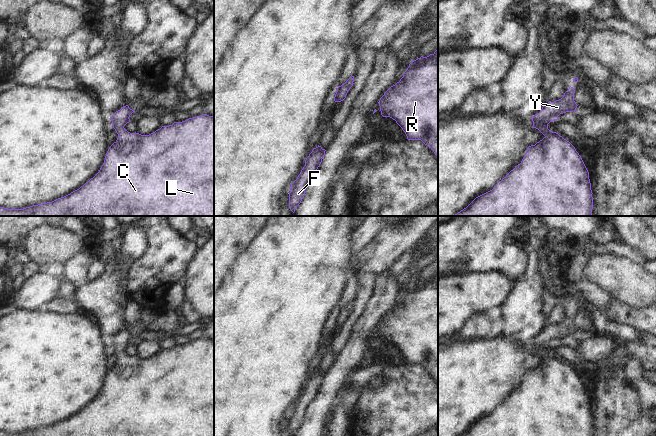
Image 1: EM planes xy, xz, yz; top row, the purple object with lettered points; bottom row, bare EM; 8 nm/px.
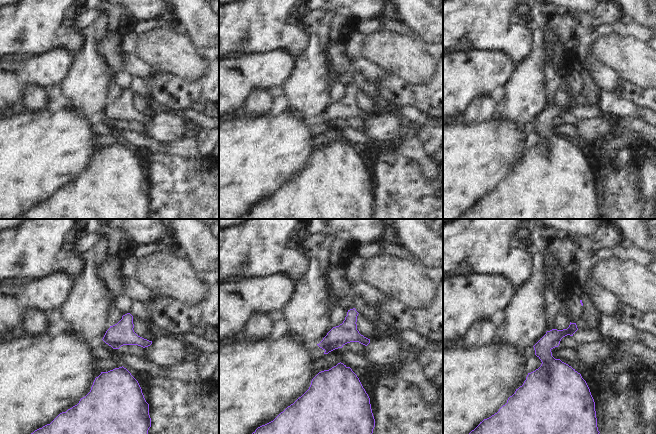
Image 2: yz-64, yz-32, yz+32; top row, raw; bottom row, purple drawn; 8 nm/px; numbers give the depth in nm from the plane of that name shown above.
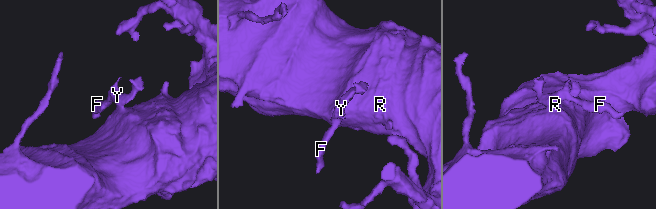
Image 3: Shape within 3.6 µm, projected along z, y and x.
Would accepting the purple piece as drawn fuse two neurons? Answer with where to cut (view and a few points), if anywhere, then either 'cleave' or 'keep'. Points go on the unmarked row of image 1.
no cut; keep

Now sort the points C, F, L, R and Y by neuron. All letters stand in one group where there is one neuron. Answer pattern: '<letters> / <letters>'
C F L R Y

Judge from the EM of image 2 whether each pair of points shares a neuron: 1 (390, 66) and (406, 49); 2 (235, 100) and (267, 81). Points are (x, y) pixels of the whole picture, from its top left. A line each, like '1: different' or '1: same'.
1: same
2: same

